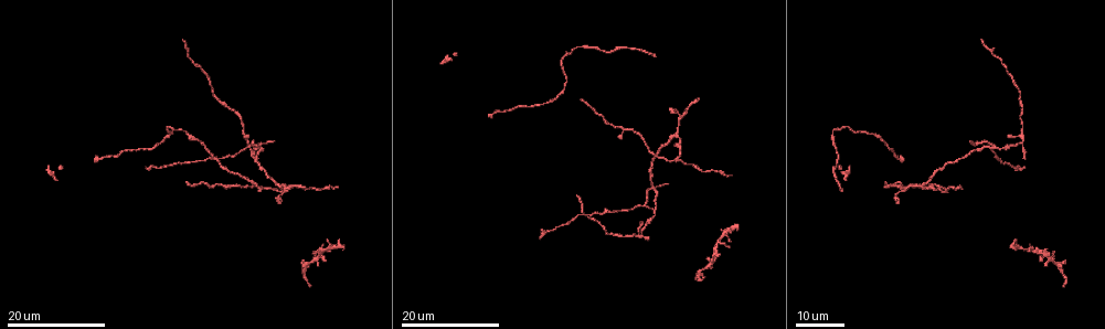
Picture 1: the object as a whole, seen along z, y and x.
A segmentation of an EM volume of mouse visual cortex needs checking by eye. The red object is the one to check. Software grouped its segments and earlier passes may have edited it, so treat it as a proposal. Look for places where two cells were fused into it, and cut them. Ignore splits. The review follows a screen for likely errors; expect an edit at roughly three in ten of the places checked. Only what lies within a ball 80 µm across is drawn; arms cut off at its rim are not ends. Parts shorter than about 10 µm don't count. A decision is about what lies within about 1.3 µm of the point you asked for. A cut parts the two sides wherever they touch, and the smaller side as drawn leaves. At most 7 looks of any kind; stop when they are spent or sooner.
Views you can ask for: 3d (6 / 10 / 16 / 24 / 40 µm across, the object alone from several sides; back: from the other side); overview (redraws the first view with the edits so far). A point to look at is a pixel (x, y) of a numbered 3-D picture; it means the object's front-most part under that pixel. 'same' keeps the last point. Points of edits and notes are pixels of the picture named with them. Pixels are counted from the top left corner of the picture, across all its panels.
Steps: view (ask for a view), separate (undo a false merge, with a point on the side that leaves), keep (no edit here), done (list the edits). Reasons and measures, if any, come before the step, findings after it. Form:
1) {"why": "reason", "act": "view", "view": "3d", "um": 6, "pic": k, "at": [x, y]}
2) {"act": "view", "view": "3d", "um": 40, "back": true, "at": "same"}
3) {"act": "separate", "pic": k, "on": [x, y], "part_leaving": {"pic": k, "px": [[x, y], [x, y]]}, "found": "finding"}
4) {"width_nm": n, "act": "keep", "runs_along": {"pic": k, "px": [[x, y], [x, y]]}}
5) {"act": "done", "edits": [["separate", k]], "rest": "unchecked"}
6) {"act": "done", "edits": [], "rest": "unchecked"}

{"why": "three-way junction", "act": "view", "view": "3d", "um": 16, "pic": 1, "at": [1019, 143]}

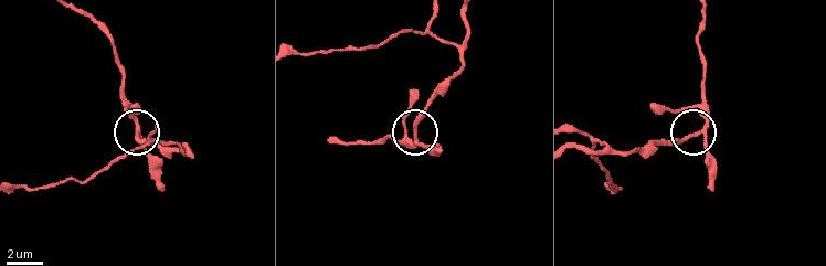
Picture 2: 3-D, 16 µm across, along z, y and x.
{"why": "zoom in", "act": "view", "view": "3d", "um": 6, "pic": 2, "at": [703, 131]}

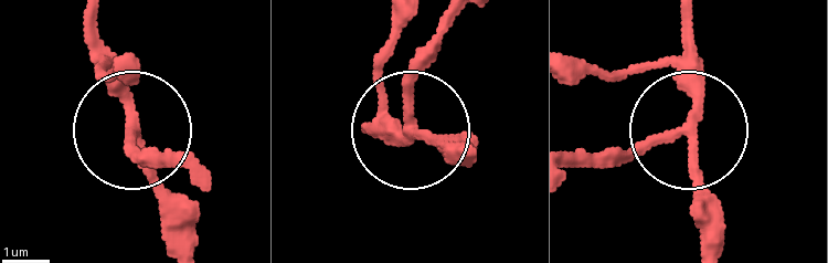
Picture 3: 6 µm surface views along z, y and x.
{"act": "separate", "pic": 3, "on": [381, 119], "part_leaving": {"pic": 3, "px": [[693, 124], [693, 9]]}, "found": "a second cell is stuck on"}

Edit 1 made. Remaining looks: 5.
{"why": "a fork", "act": "view", "view": "3d", "um": 16, "pic": 1, "at": [942, 190]}

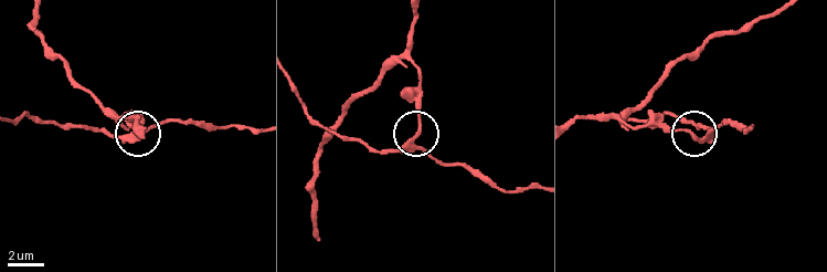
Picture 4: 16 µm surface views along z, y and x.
{"act": "view", "view": "3d", "um": 6, "pic": 4, "at": [413, 142]}

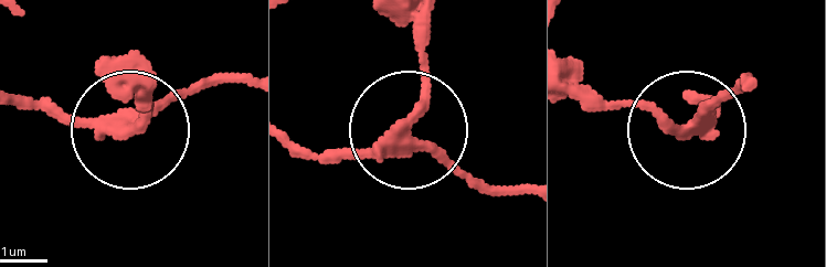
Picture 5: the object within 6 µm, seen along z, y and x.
{"width_nm": 260, "act": "separate", "pic": 5, "on": [172, 97], "found": "two cells meet here"}

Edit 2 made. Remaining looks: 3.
{"why": "small branch off a trunk", "act": "view", "view": "3d", "um": 16, "pic": 1, "at": [675, 135]}

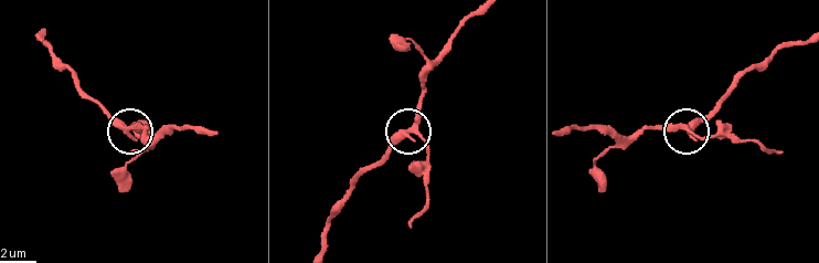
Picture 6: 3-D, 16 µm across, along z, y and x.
{"act": "view", "view": "3d", "um": 6, "pic": 6, "at": [681, 128]}

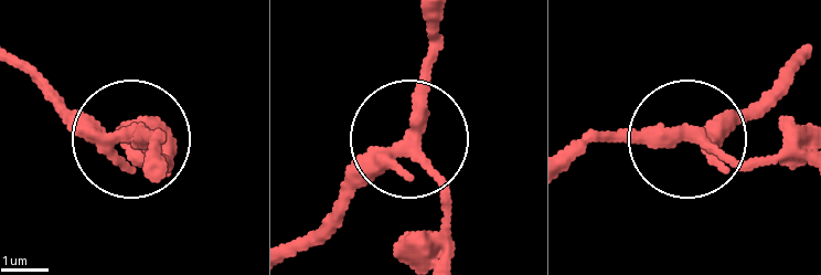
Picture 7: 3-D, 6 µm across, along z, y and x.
{"side_arm_um": 45, "arms": 3, "act": "keep", "found": "continuous, no second cell"}

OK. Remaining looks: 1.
{"act": "done", "edits": [["separate", 3], ["separate", 5]], "rest": "unchecked"}

